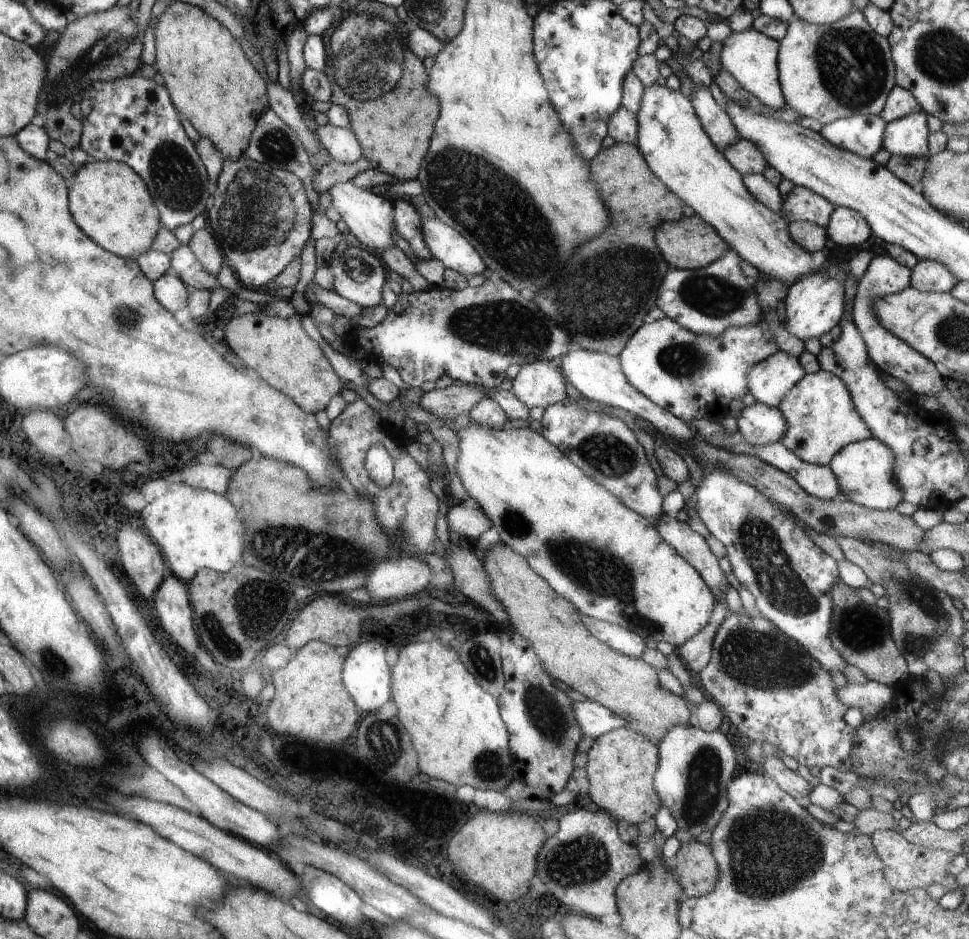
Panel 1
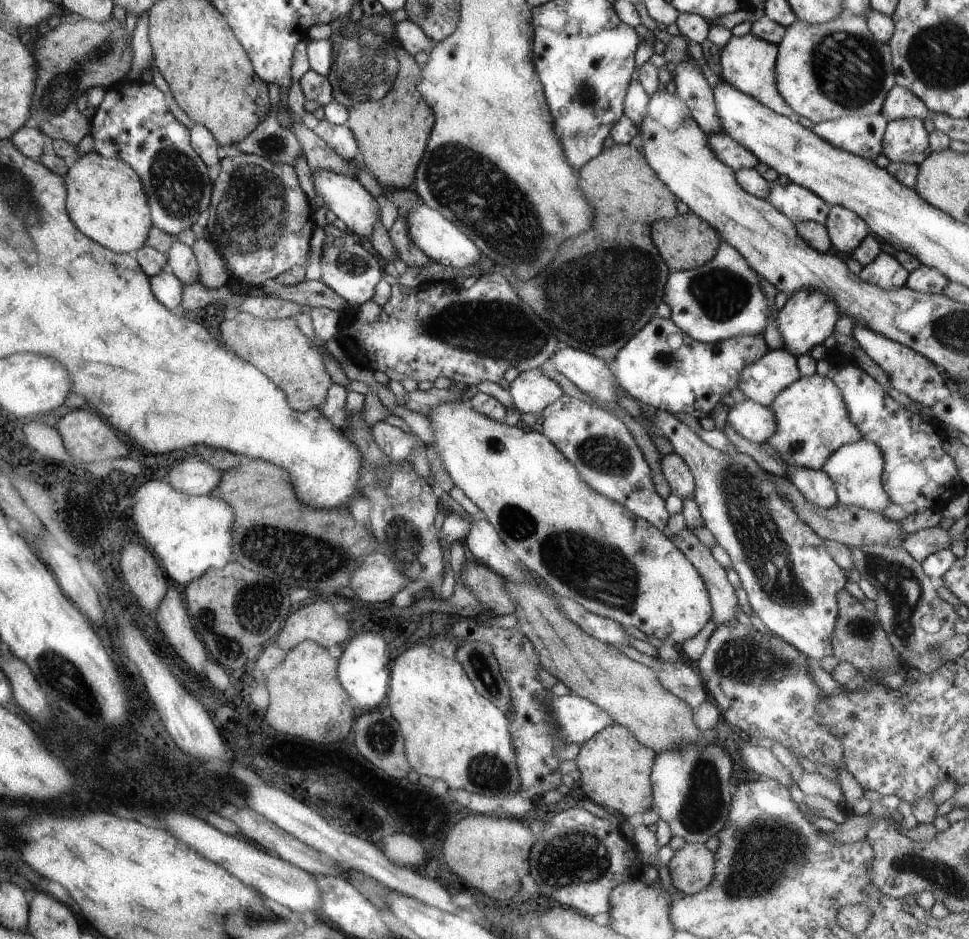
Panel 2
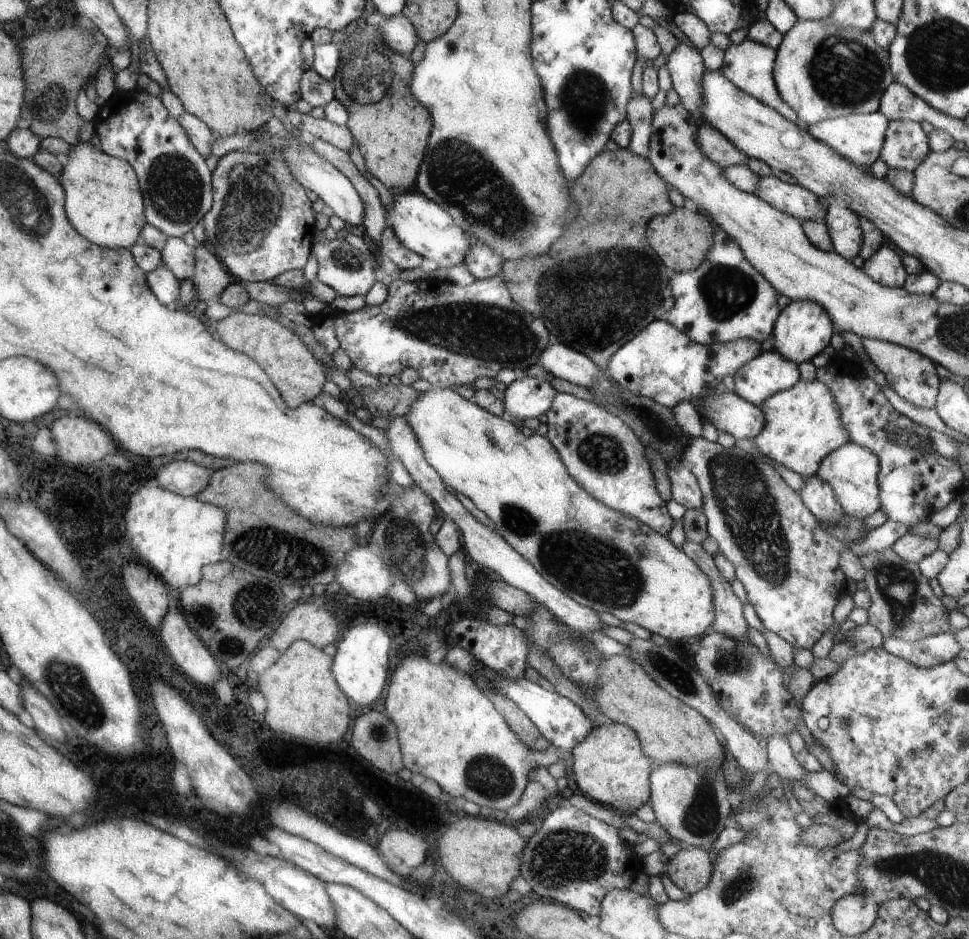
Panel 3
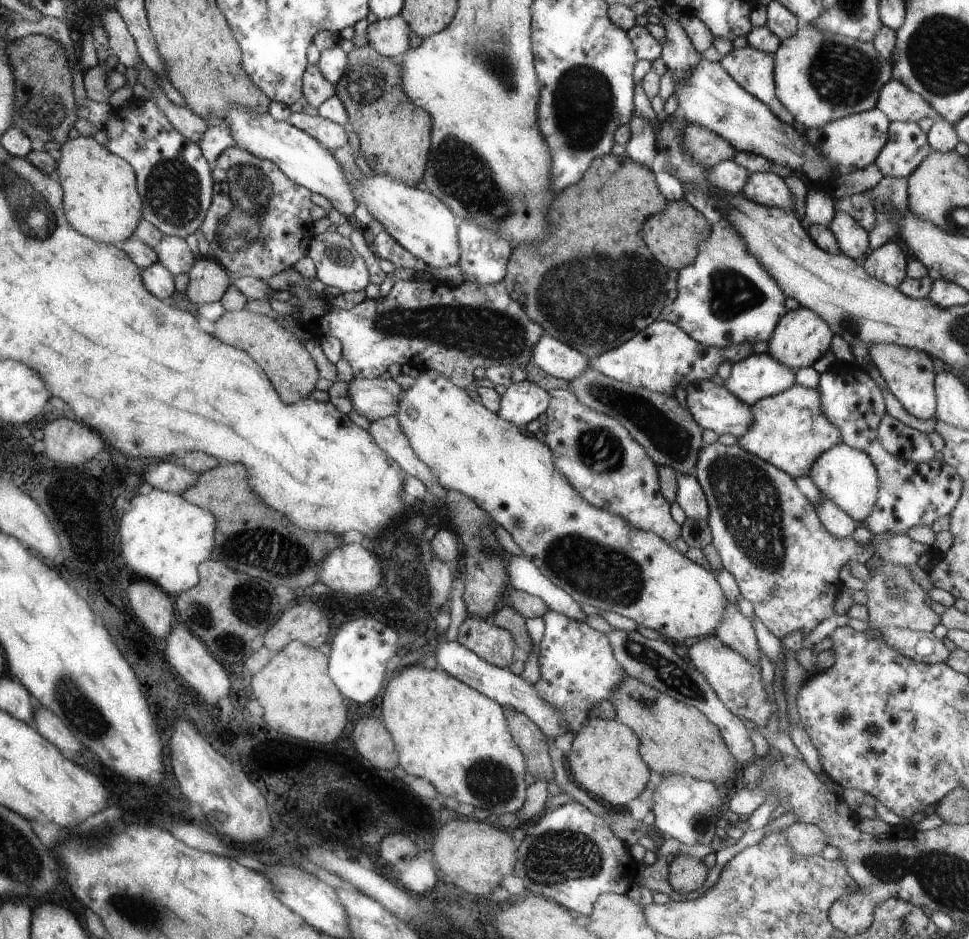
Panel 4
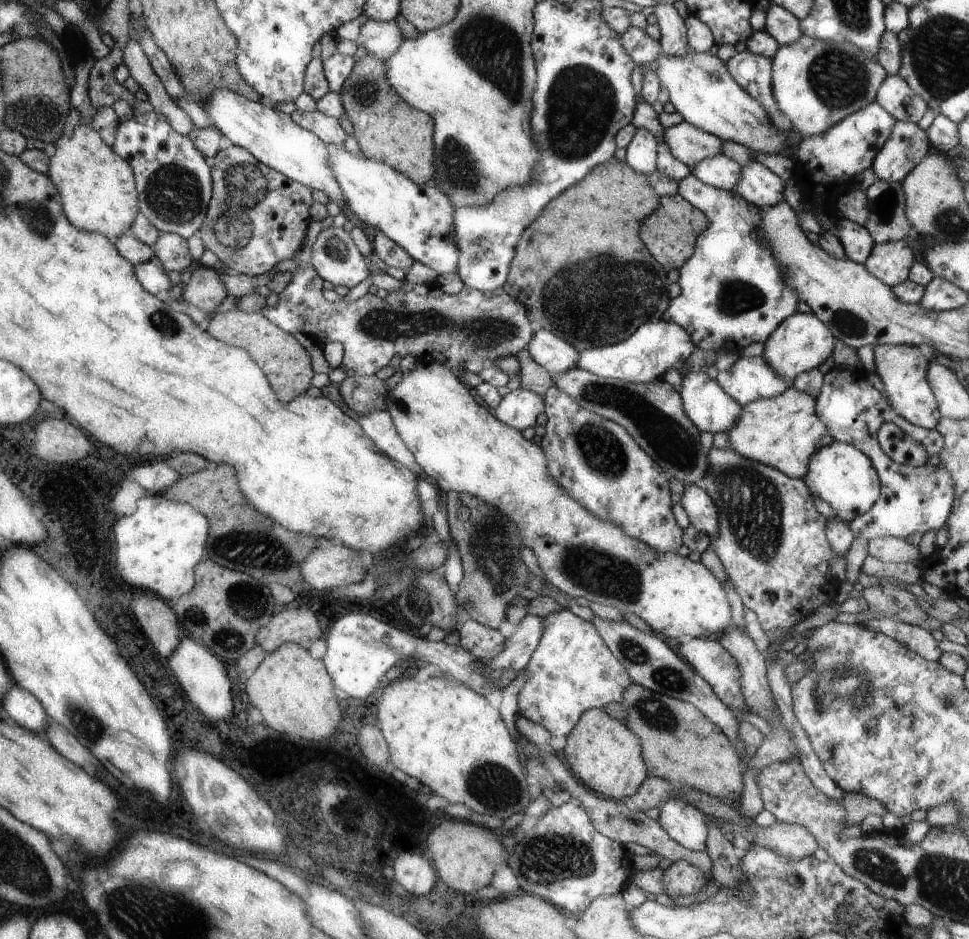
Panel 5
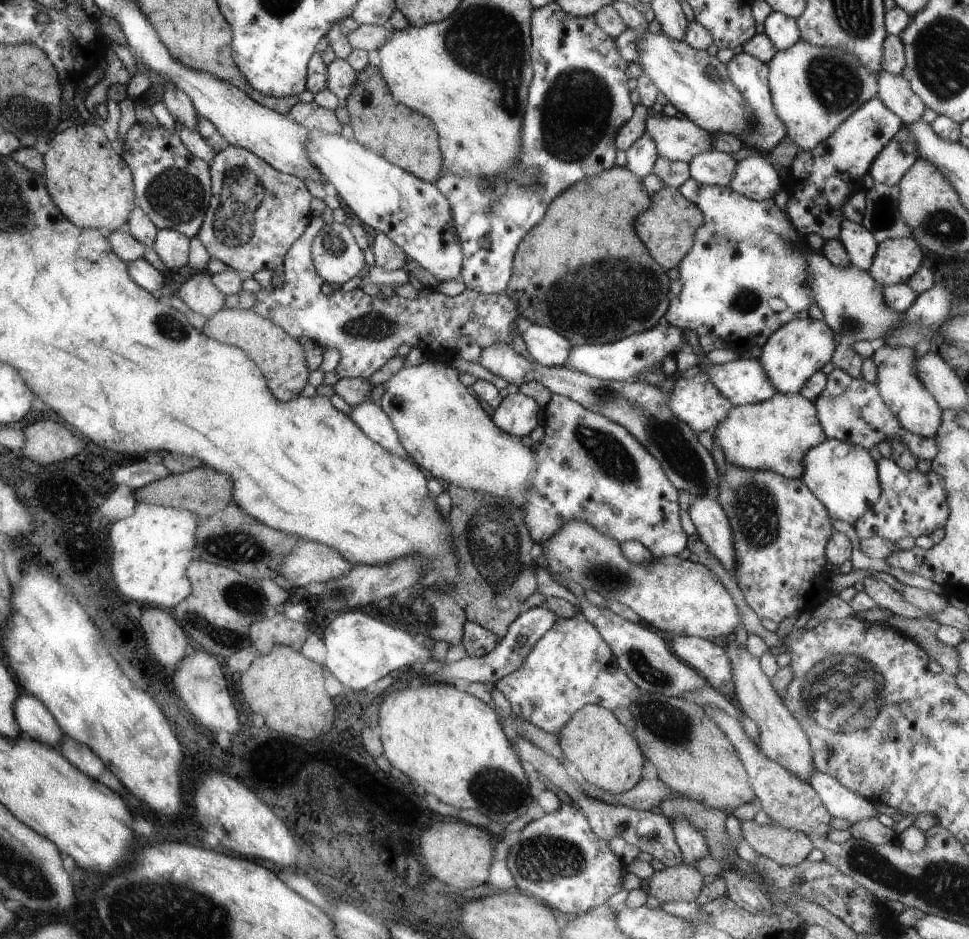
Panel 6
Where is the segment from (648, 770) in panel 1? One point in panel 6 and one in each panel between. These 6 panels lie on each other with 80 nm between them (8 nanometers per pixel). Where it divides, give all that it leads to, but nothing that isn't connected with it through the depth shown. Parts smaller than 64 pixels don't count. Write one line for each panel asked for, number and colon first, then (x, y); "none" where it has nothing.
2: (615, 767)
3: (611, 768)
4: (605, 761)
5: (604, 753)
6: (608, 756)

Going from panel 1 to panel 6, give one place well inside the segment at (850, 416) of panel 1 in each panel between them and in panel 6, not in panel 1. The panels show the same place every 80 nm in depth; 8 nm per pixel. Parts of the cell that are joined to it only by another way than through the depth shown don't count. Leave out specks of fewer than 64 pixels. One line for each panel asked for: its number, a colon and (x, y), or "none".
2: (813, 422)
3: (803, 425)
4: (789, 430)
5: (784, 431)
6: (773, 436)

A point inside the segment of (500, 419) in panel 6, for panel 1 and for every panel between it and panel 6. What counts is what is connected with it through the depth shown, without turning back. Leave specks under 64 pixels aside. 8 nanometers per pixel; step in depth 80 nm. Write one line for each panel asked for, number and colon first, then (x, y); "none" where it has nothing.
1: (541, 383)
2: (532, 391)
3: (527, 397)
4: (522, 402)
5: (519, 409)

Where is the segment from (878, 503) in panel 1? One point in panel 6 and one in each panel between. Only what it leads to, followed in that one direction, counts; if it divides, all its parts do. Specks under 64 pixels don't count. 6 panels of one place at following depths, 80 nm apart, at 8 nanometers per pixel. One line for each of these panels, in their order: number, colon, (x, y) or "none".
2: (856, 468)
3: (852, 470)
4: (846, 475)
5: (841, 474)
6: (844, 477)

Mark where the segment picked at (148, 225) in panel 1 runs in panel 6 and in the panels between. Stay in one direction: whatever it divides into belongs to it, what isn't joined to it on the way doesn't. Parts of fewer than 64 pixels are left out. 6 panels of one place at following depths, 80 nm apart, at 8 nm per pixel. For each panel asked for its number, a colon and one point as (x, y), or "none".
2: (106, 199)
3: (104, 201)
4: (100, 192)
5: (97, 189)
6: (88, 179)

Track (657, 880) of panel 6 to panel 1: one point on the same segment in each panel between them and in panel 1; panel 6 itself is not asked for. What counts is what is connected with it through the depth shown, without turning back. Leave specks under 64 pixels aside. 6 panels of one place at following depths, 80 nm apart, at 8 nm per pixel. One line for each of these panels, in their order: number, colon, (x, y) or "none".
1: (694, 864)
2: (692, 868)
3: (690, 869)
4: (687, 873)
5: (682, 879)

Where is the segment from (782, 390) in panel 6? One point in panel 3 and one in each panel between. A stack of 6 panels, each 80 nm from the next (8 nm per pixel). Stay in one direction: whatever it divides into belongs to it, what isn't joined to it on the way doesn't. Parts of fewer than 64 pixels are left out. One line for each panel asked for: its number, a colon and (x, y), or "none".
3: (803, 328)
4: (801, 337)
5: (801, 342)

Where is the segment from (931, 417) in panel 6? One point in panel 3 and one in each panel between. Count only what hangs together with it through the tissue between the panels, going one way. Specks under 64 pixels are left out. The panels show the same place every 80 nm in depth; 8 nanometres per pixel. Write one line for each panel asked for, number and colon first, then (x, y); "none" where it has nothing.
3: (911, 375)
4: (909, 374)
5: (903, 369)

